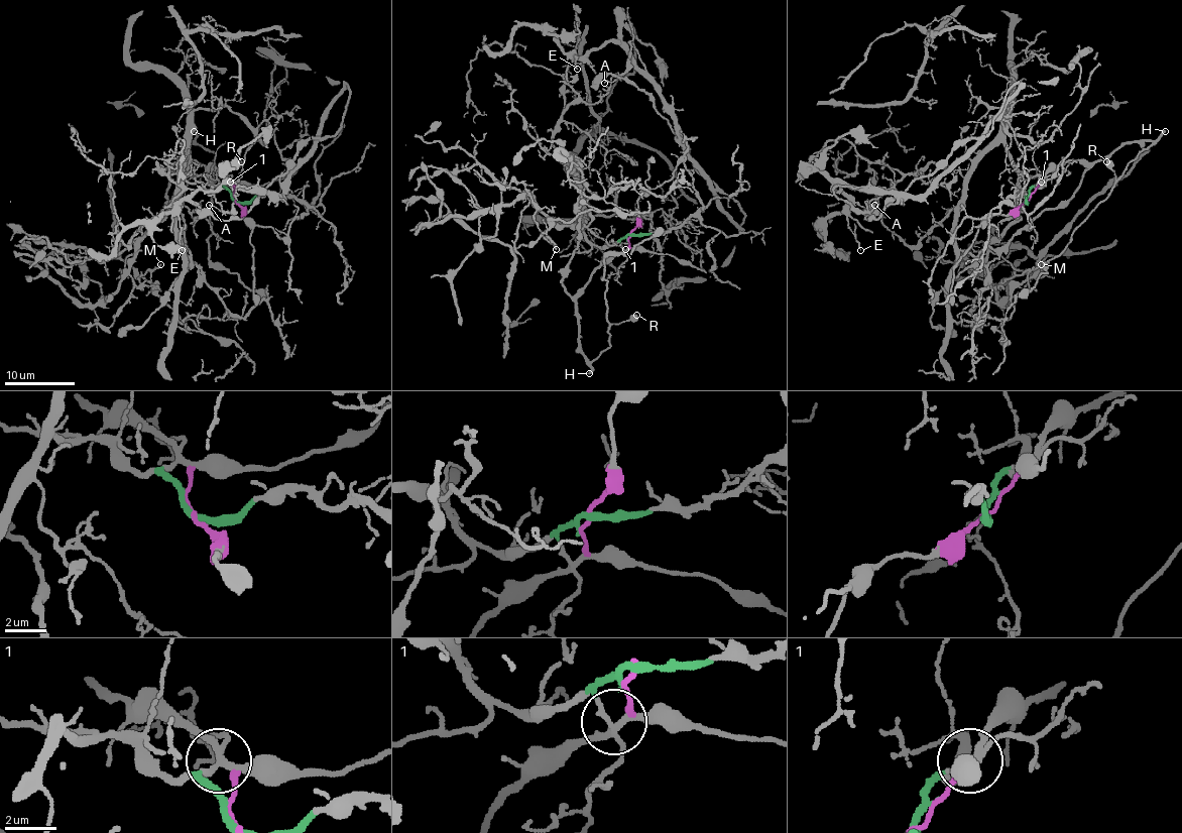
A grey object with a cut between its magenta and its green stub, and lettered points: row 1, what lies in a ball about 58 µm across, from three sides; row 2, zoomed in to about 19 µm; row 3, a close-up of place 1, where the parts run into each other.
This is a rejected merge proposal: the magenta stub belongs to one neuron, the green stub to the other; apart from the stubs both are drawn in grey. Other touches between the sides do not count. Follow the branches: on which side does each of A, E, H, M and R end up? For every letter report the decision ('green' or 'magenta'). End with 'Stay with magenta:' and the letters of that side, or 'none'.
A: green
E: green
H: magenta
M: green
R: magenta
Stay with magenta: H, R

